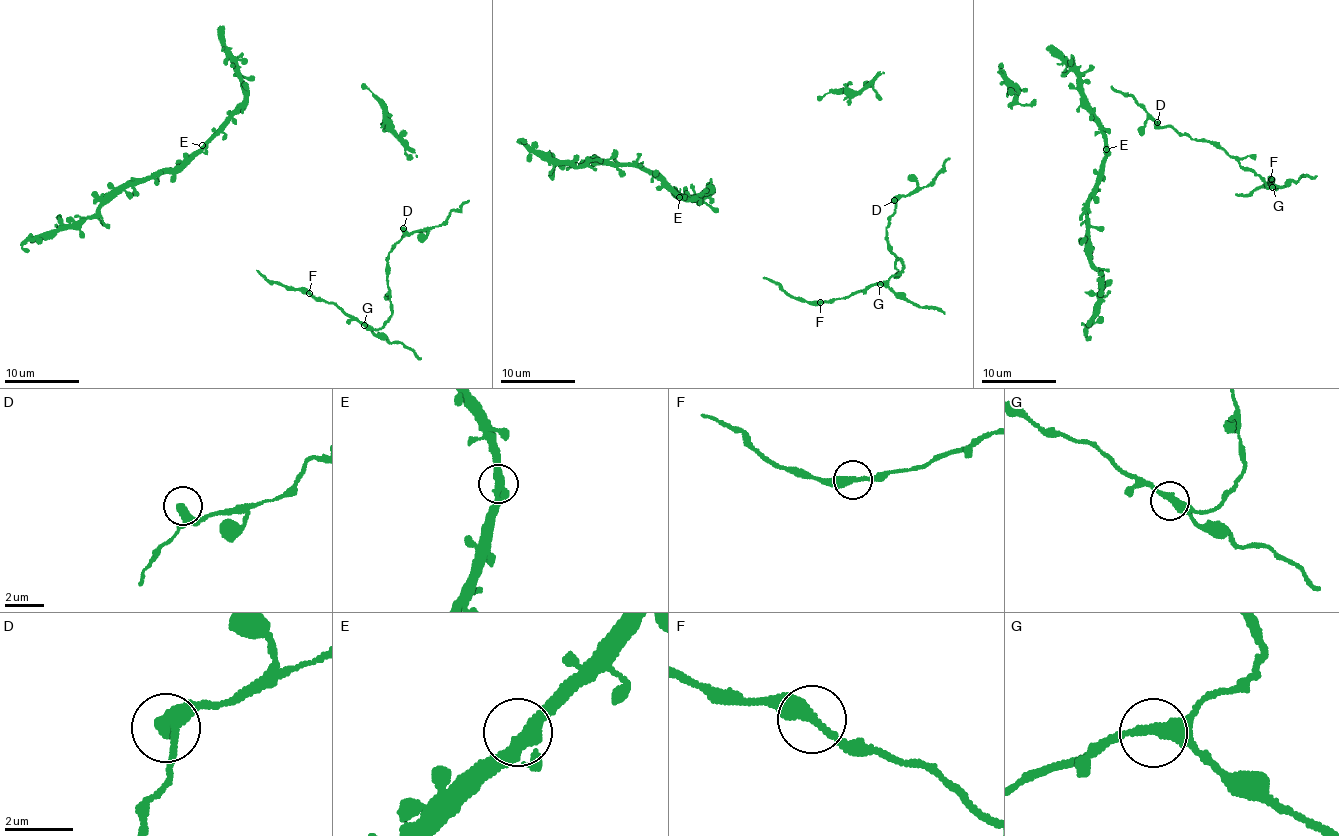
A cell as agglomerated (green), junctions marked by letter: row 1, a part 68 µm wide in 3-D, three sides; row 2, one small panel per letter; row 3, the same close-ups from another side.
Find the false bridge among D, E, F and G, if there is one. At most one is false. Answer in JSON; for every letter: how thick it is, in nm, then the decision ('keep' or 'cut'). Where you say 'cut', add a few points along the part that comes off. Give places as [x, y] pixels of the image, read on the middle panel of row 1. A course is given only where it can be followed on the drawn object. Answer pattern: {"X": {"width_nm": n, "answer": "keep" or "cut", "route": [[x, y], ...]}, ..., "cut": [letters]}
{"D": {"width_nm": 340, "answer": "keep"}, "E": {"width_nm": 420, "answer": "keep"}, "F": {"width_nm": 360, "answer": "keep"}, "G": {"width_nm": 340, "answer": "keep"}, "cut": []}

